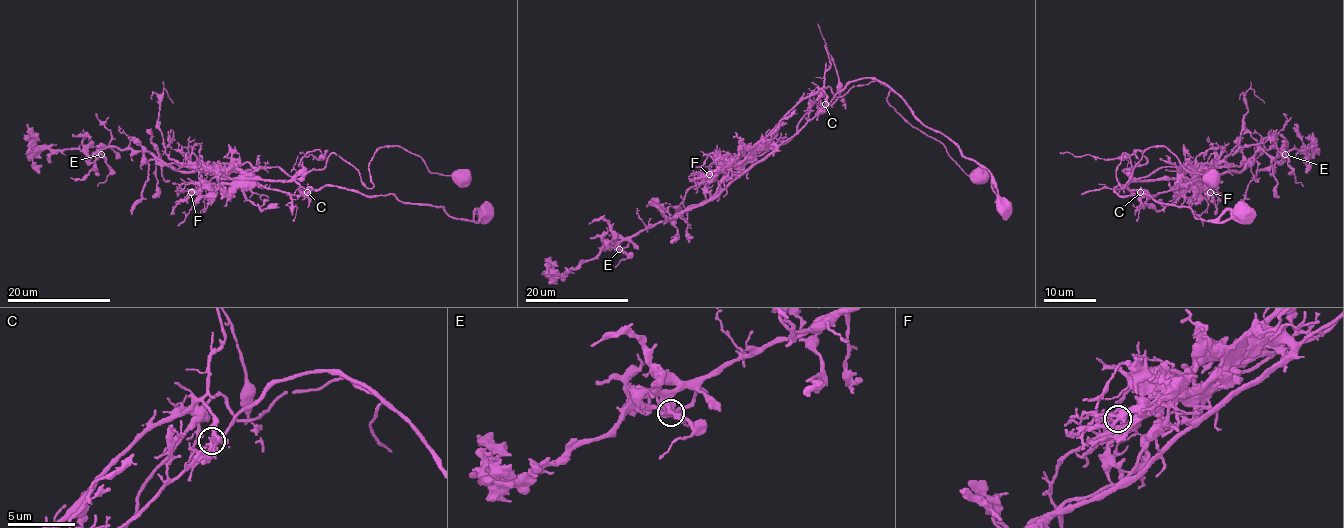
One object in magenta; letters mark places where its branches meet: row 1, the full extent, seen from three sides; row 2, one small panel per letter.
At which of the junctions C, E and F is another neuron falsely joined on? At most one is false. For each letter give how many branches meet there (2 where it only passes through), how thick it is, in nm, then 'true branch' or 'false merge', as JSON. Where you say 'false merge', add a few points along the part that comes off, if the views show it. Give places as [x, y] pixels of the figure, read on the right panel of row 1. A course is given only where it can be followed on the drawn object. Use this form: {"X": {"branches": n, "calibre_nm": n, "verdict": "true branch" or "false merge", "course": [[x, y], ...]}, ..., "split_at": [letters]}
{"C": {"branches": 4, "calibre_nm": 320, "verdict": "false merge", "course": [[1140, 192], [1126, 187], [1123, 170], [1132, 166], [1123, 153], [1122, 188], [1152, 147], [1213, 177]]}, "E": {"branches": 4, "calibre_nm": 280, "verdict": "true branch"}, "F": {"branches": 4, "calibre_nm": 360, "verdict": "true branch"}, "split_at": ["C"]}

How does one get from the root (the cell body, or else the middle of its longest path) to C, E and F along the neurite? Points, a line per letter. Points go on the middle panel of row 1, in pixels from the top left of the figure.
C: (1001, 206), (990, 173), (964, 157), (942, 134), (927, 127), (884, 83), (870, 78), (850, 80), (826, 104)
E: (1001, 206), (987, 169), (927, 127), (884, 83), (859, 78), (715, 196), (627, 236), (619, 249)
F: (1001, 206), (987, 169), (870, 78), (850, 80), (779, 144), (755, 147), (709, 174)

